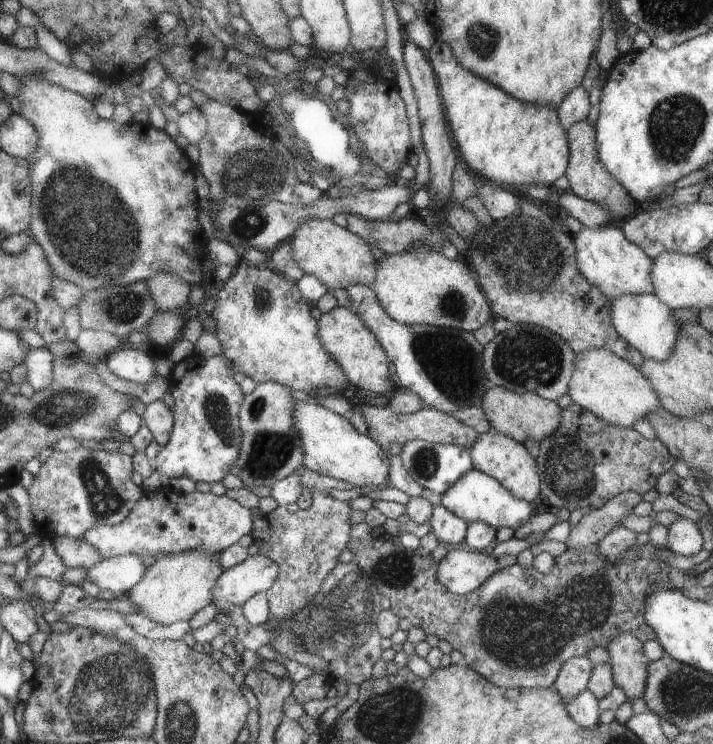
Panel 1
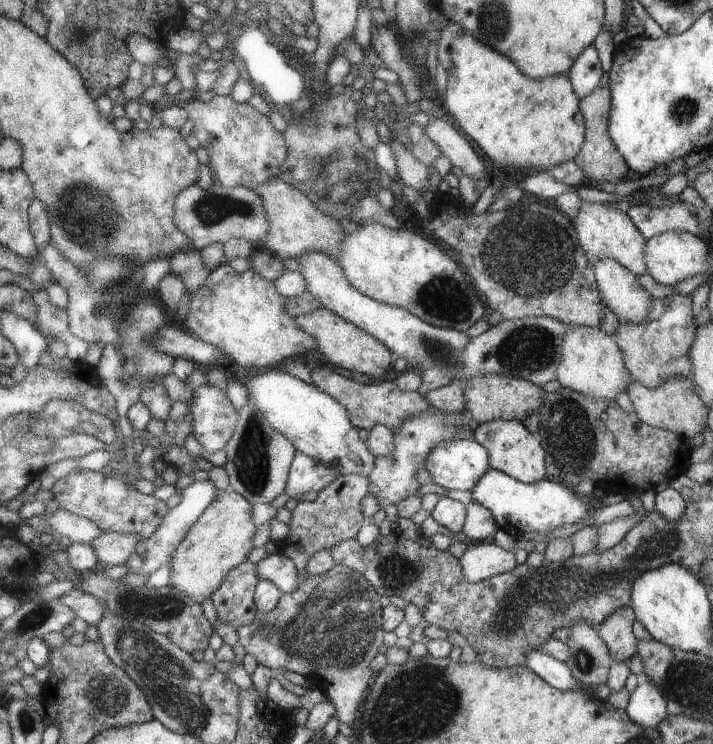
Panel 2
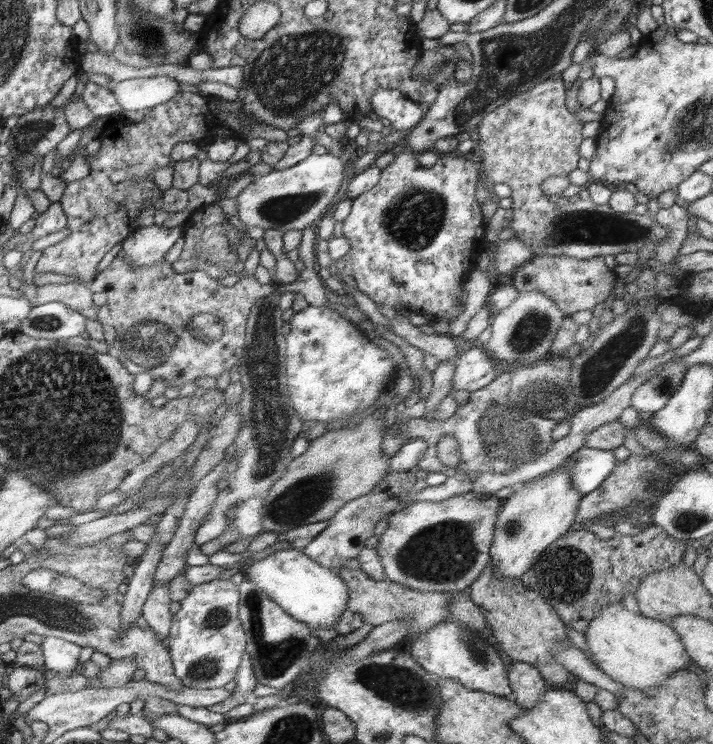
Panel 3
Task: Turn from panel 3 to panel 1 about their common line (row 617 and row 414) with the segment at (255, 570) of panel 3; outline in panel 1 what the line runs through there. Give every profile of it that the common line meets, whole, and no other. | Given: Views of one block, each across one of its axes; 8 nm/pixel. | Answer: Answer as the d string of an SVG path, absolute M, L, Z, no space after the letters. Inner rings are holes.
M307 397L304 401L296 400L293 424L297 436L301 439L302 468L343 480L358 488L380 484L388 479L390 460L386 458L386 452L376 444L374 438L356 432L346 418L320 406L311 397Z

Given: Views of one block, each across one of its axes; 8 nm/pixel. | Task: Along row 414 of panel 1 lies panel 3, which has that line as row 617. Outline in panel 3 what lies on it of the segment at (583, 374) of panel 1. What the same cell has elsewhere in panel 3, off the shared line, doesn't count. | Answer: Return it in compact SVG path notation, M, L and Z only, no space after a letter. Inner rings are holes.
M622 603L602 609L584 636L598 668L620 685L636 690L658 686L676 671L688 670L688 663L693 662L674 628L658 619L628 612Z

